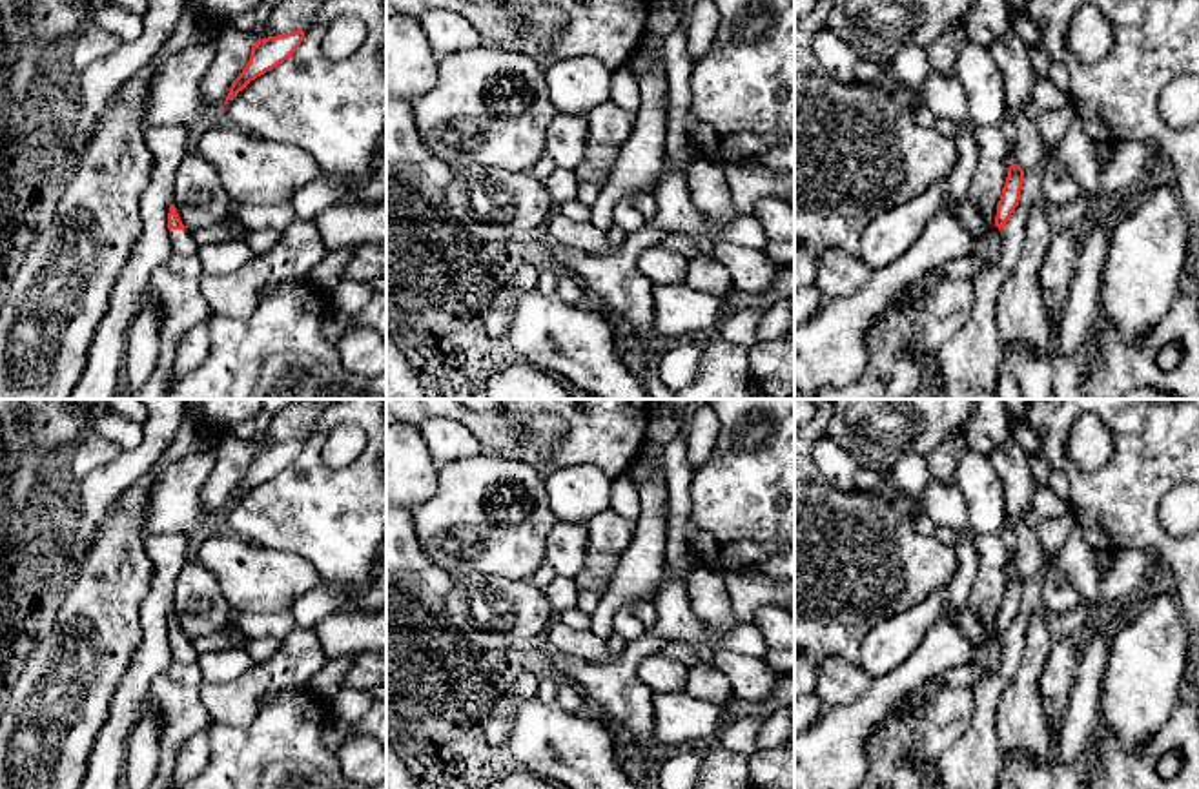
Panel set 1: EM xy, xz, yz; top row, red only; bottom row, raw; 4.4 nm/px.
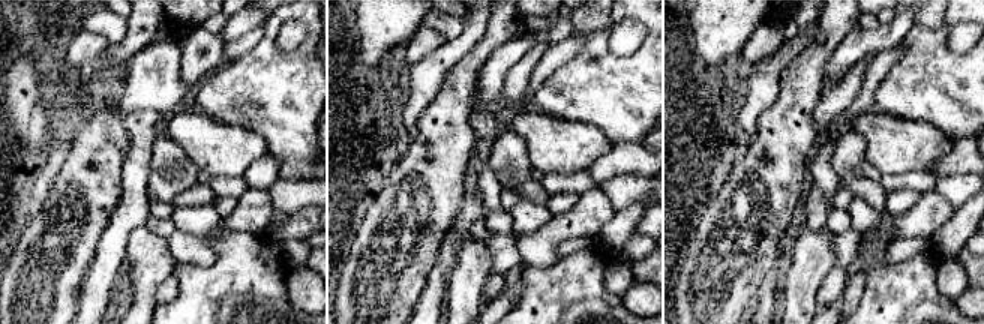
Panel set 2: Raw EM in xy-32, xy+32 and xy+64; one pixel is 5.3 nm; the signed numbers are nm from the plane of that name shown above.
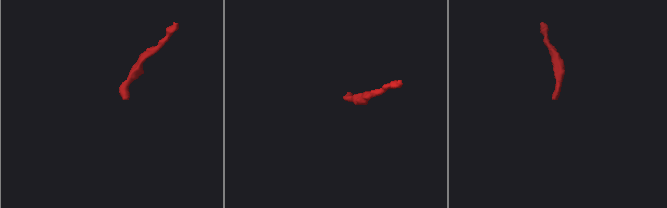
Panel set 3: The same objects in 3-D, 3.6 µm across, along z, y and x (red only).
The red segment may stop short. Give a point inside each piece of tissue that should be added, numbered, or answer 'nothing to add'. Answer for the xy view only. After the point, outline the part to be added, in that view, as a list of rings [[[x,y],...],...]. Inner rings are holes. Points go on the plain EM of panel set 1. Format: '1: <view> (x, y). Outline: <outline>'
1: xy (181, 649). Outline: [[[169,638],[168,643],[173,661],[184,665],[199,661],[199,654],[188,638]]]

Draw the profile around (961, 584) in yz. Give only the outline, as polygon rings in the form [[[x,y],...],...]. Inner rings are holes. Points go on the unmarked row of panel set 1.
[[[955,532],[955,552],[958,556],[957,570],[944,592],[944,605],[957,612],[968,599],[979,570],[979,552],[969,532]]]

